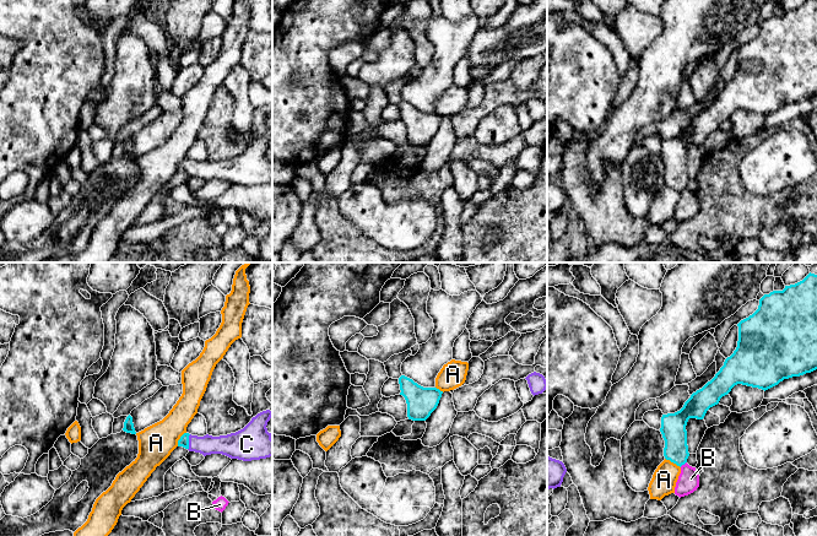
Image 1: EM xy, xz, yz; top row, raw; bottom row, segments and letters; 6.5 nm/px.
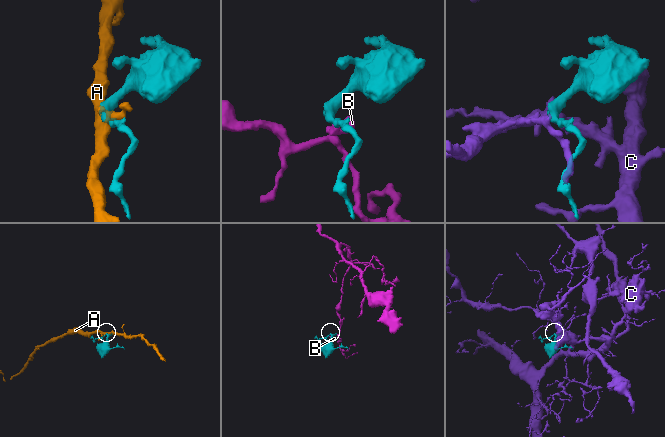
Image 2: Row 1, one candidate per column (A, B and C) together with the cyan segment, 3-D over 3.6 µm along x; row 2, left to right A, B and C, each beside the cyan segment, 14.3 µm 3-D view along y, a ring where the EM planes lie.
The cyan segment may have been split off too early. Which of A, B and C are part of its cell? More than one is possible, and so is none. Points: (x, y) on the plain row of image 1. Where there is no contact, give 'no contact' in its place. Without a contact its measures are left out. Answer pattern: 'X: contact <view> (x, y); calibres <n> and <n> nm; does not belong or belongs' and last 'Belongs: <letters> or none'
A: contact yz (672, 187); calibres 160 and 160 nm; does not belong
B: contact yz (682, 189); calibres 160 and 140 nm; does not belong
C: contact xy (188, 167); calibres 70 and 130 nm; belongs
Belongs: C

